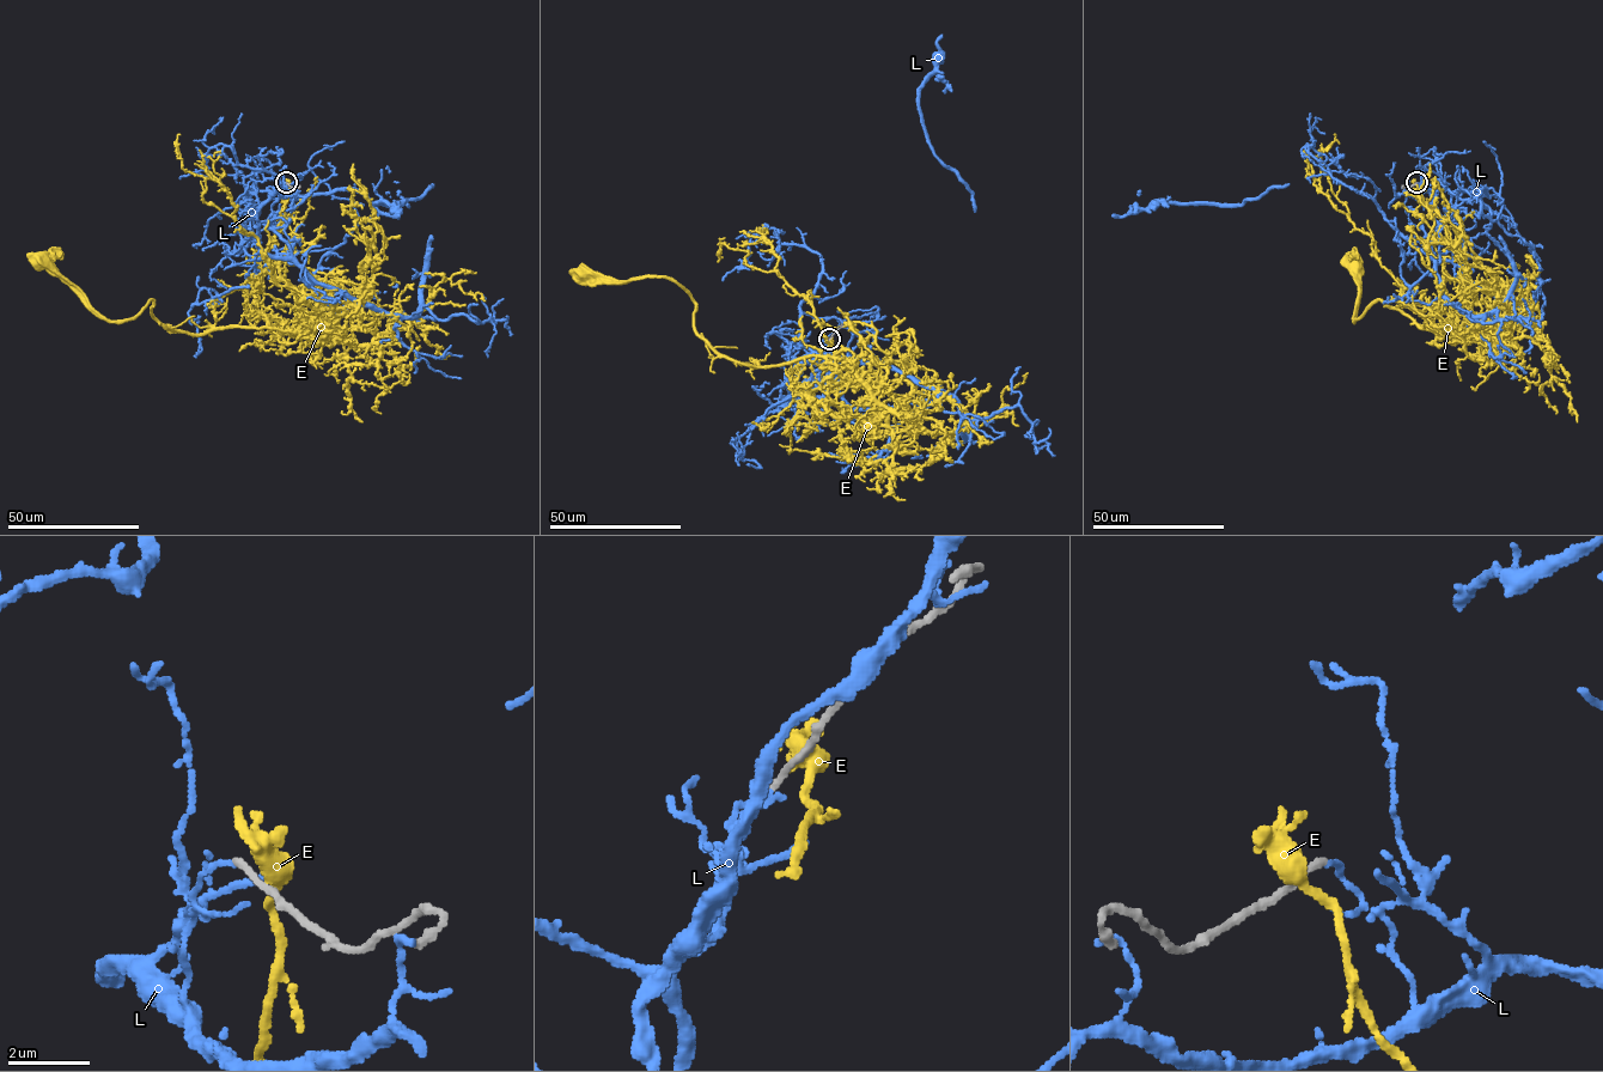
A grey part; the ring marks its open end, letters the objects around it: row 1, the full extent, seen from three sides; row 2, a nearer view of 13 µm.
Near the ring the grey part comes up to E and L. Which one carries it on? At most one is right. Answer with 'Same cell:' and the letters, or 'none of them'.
Same cell: none of them

